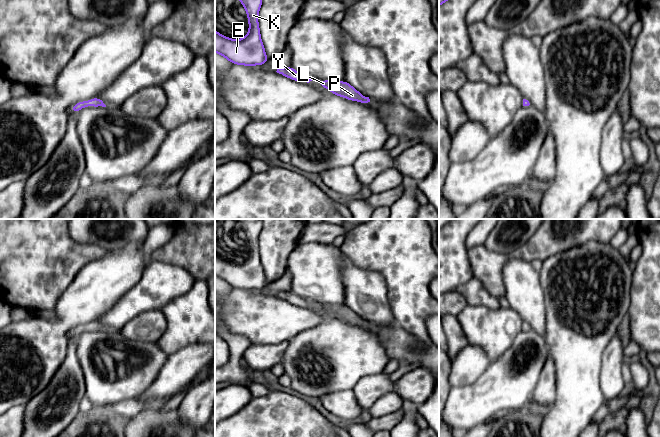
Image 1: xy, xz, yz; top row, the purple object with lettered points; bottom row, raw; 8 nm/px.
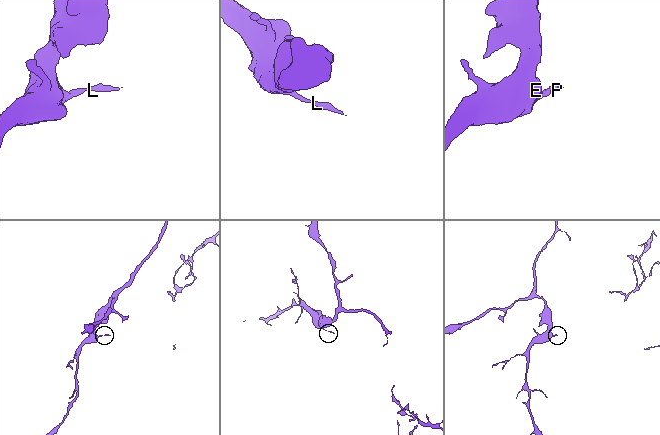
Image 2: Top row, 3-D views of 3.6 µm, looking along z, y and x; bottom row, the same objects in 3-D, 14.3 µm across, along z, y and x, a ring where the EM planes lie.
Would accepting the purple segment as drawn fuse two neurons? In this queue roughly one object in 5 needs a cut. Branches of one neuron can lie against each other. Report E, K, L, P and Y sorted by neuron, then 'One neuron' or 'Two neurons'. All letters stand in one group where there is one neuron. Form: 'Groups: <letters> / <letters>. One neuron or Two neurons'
Groups: E K L P Y. One neuron

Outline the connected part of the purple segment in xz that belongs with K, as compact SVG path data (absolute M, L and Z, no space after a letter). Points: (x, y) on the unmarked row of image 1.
M234 219L247 235L249 258L240 264L233 264L215 254L215 276L237 289L263 289L270 282L265 278L260 262L258 236L262 229L262 219Z

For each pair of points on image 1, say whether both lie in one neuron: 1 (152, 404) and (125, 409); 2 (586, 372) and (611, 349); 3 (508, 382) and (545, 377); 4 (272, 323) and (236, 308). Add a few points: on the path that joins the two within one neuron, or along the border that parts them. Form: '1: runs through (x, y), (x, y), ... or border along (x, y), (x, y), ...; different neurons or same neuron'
1: runs through (145, 405), (132, 407); same neuron
2: border along (613, 336), (601, 360), (599, 380); different neurons
3: border along (548, 356), (541, 371), (540, 379), (530, 399); different neurons
4: runs through (263, 319), (245, 313); same neuron

